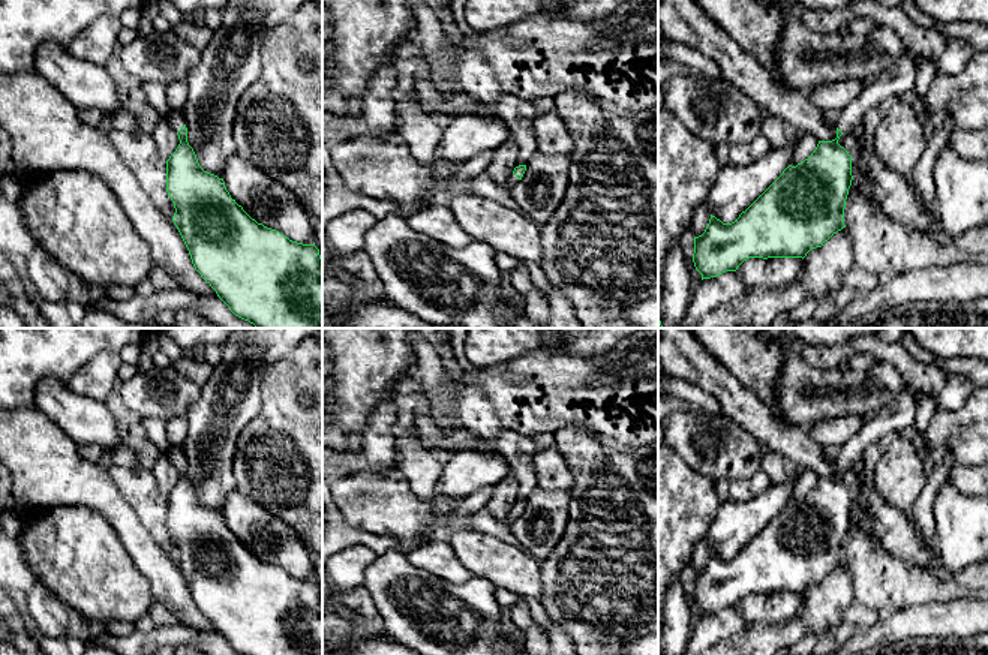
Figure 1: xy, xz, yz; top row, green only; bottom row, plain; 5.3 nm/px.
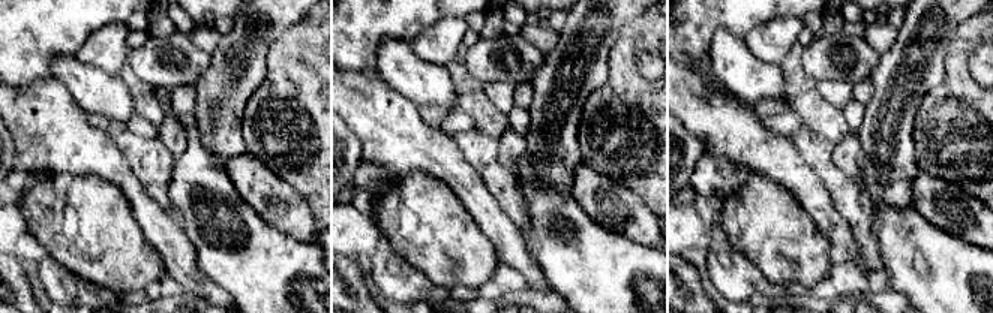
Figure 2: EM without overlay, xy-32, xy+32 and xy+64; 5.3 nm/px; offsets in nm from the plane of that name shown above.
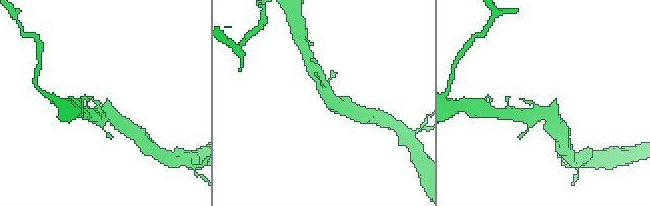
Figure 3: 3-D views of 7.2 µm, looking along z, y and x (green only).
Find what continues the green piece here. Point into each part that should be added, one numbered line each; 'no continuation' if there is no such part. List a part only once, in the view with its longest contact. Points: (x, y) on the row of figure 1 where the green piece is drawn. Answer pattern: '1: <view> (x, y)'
1: xy (176, 117)

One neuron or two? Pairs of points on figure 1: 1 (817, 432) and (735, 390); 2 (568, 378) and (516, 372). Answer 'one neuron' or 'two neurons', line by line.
1: two neurons
2: one neuron

